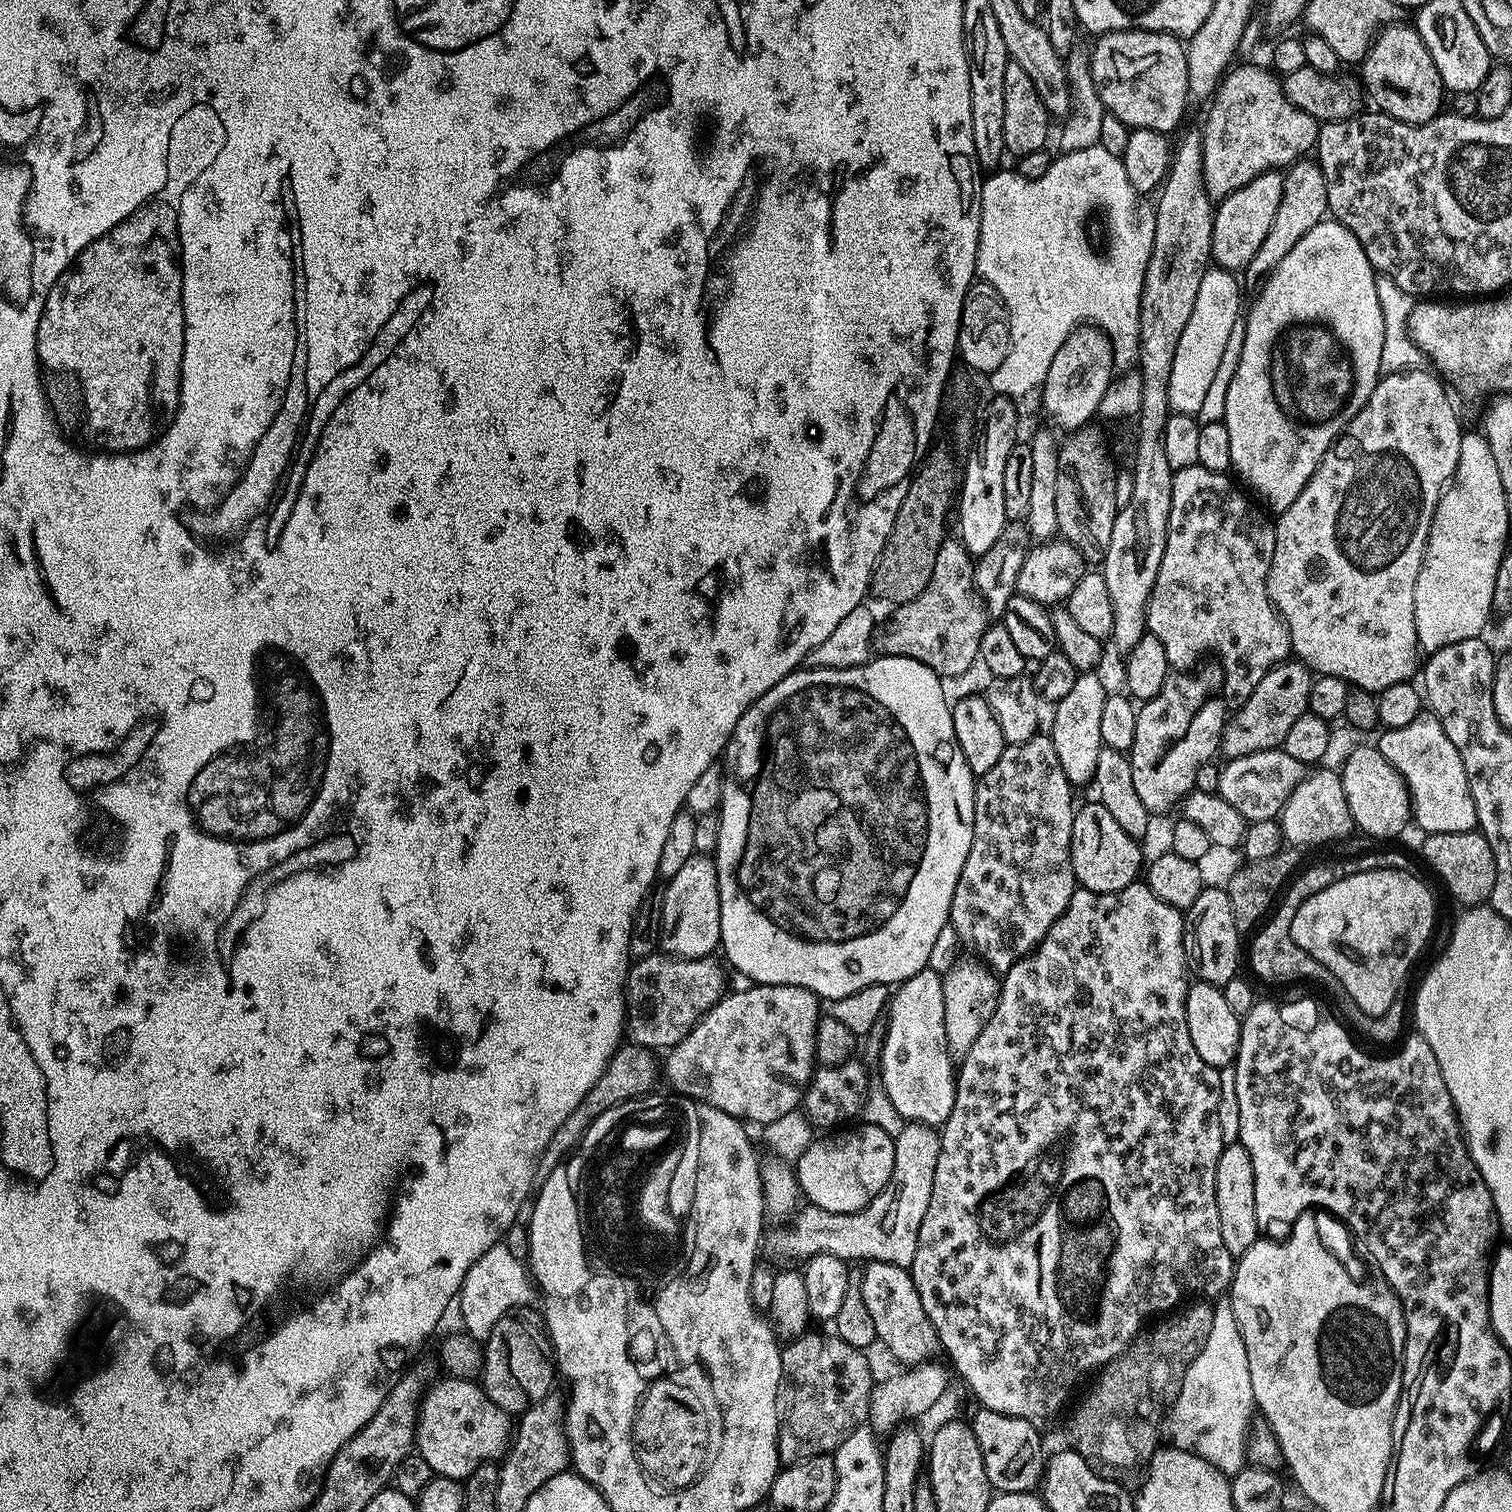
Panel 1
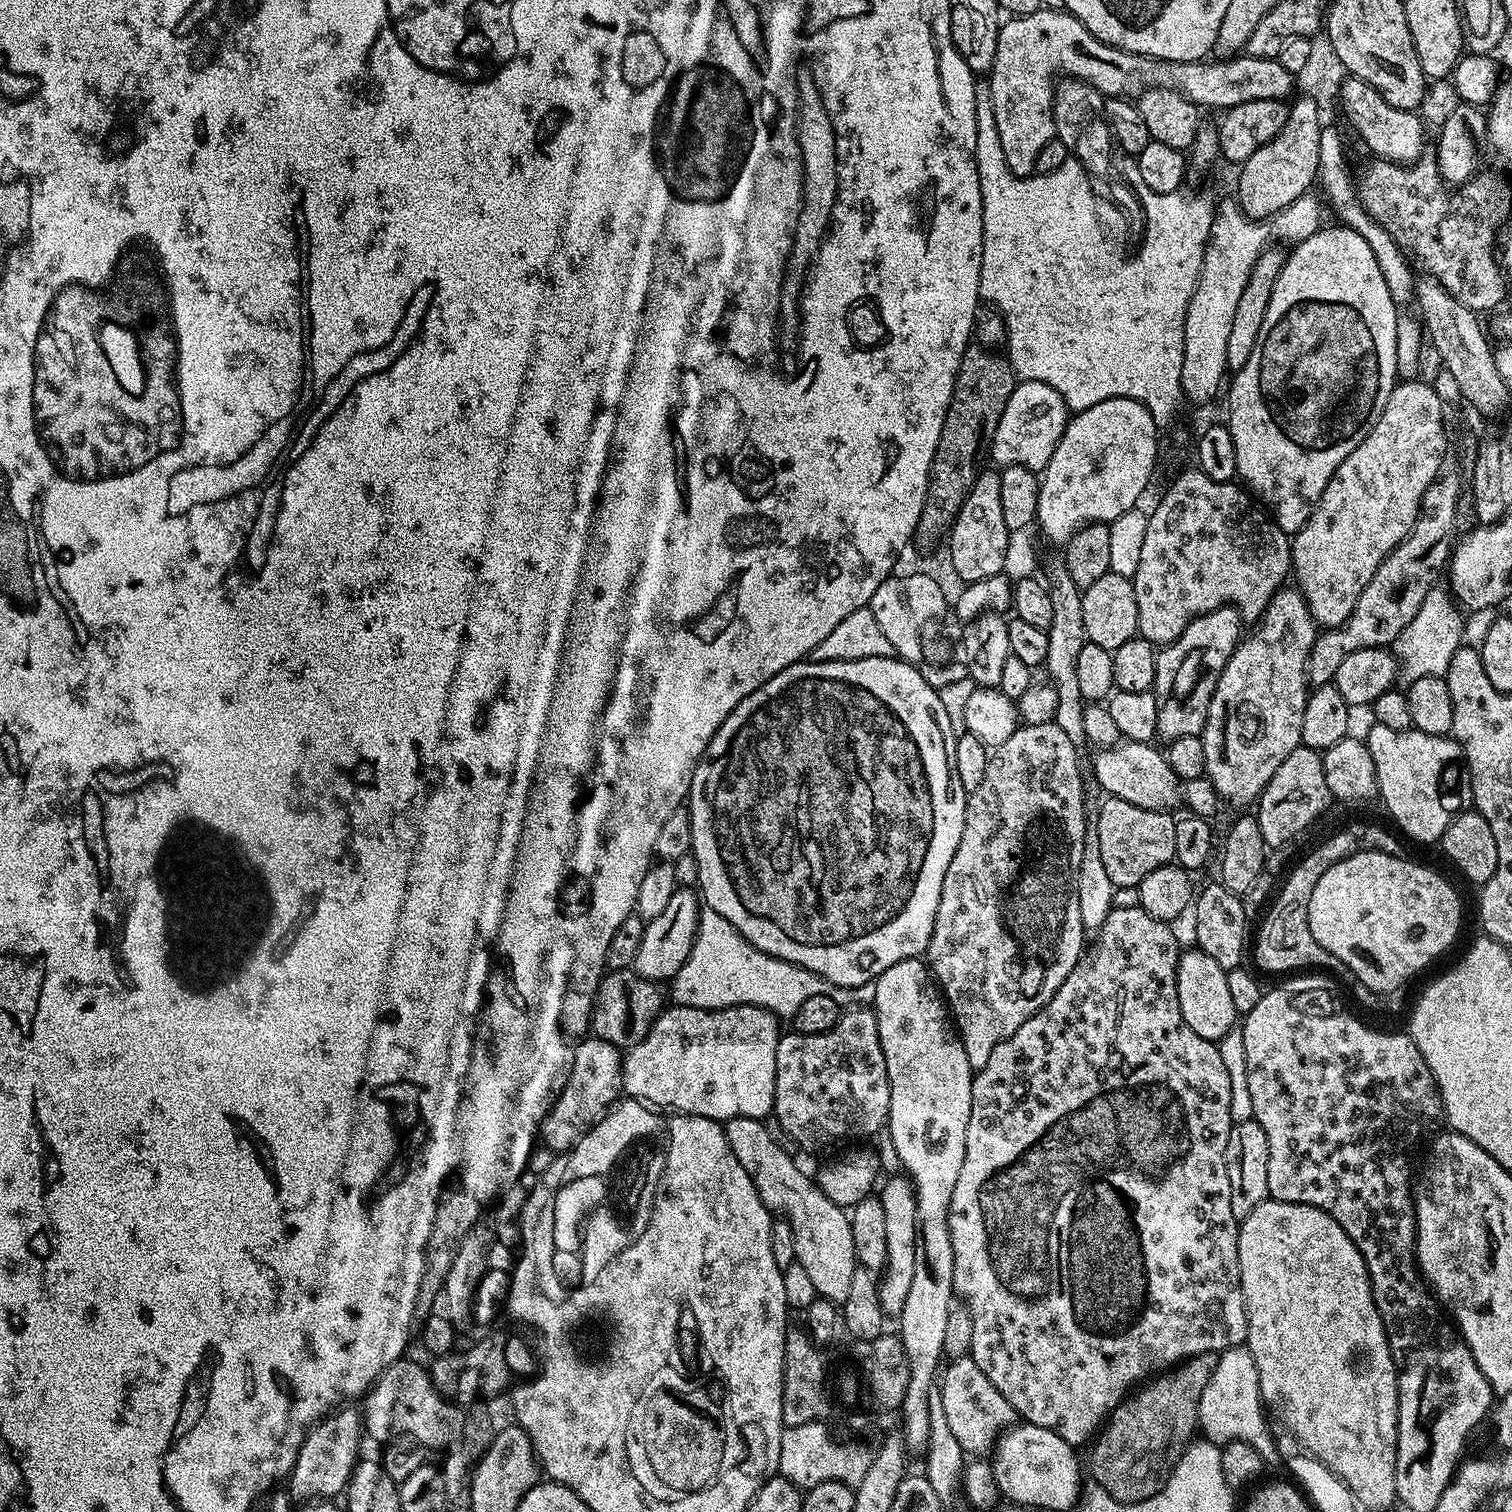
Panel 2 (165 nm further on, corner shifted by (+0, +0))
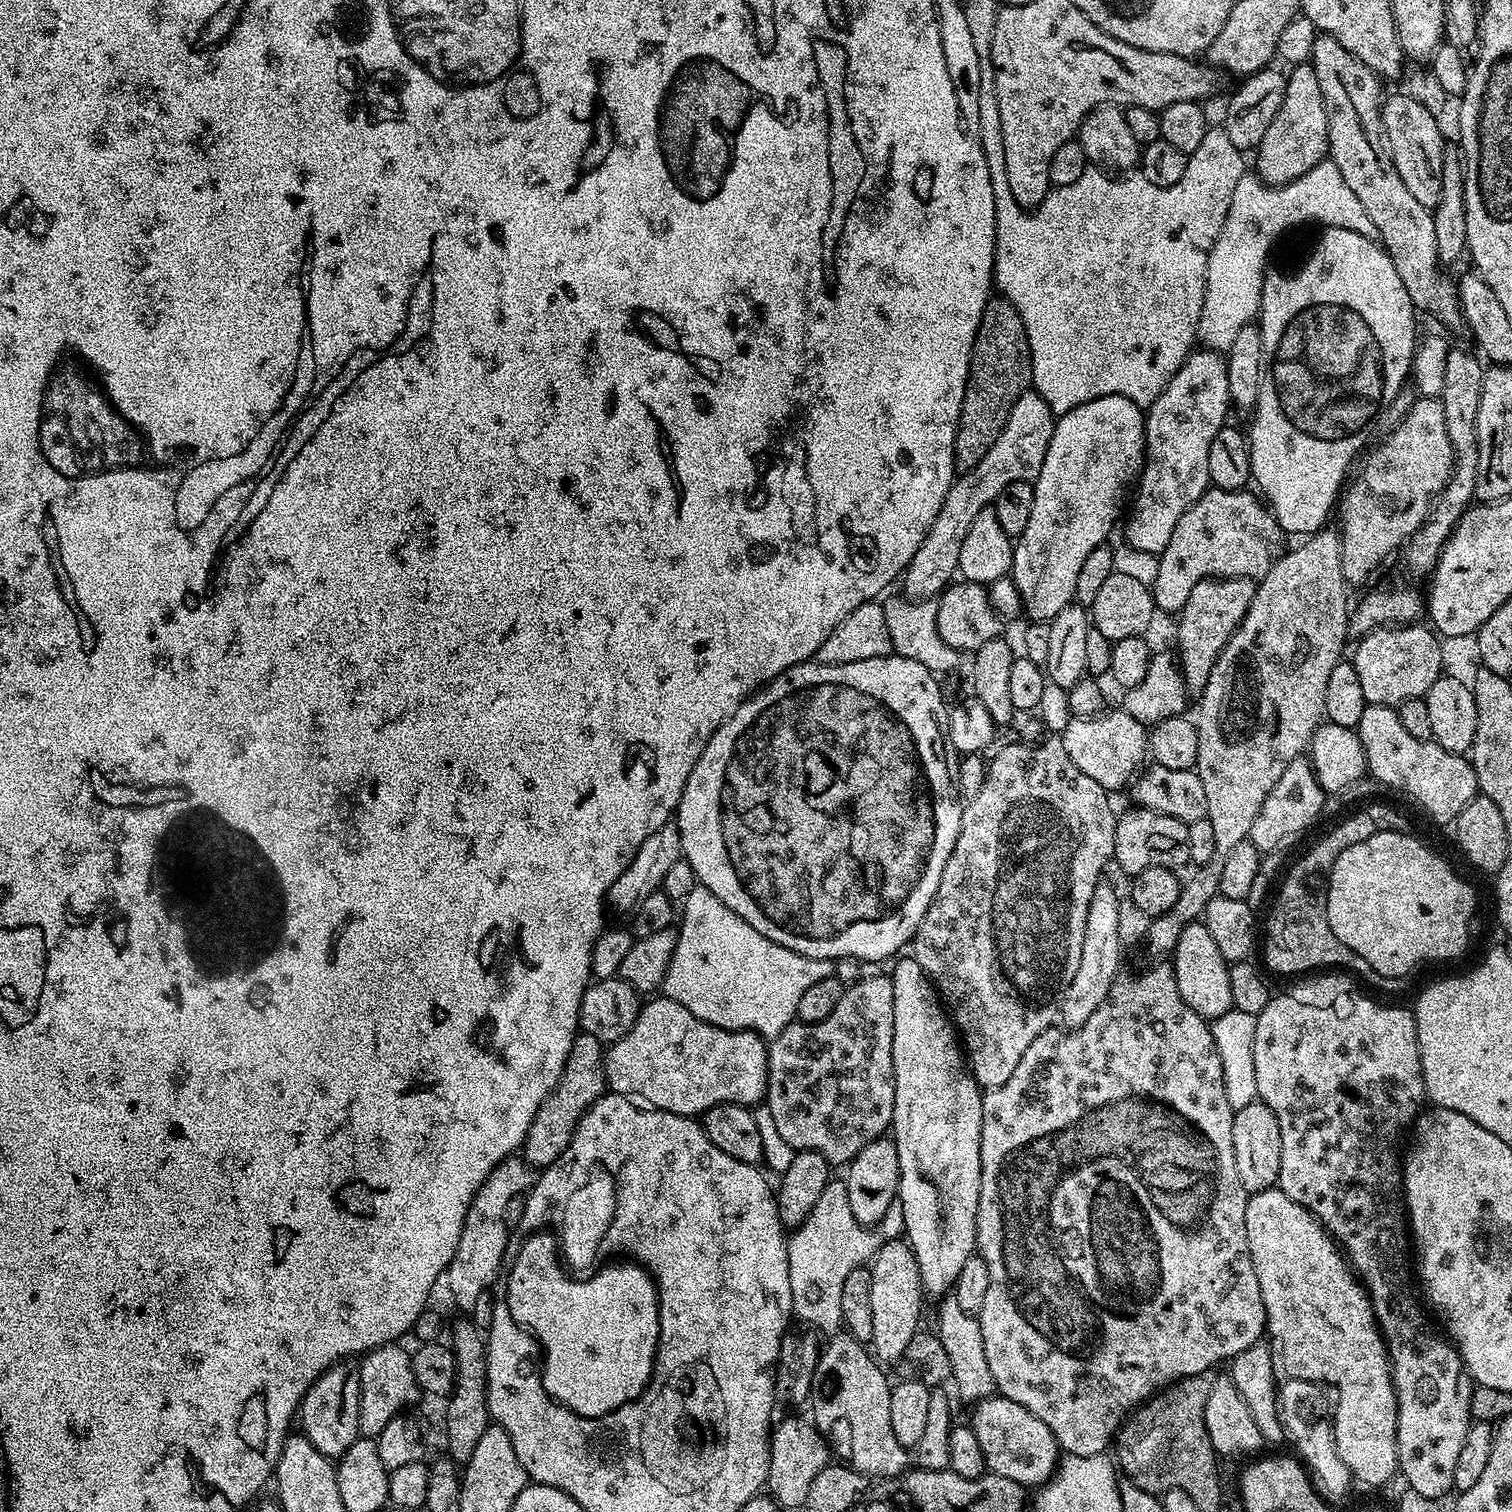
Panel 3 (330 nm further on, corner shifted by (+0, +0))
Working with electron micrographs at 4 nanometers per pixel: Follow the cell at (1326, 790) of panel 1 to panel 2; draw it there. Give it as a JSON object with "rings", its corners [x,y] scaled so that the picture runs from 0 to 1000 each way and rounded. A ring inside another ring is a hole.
{"rings":[[[859,494],[855,495],[851,498],[850,503],[844,505],[841,509],[841,513],[838,520],[836,521],[832,528],[833,535],[829,537],[830,541],[833,544],[835,554],[839,562],[847,561],[849,558],[856,556],[856,553],[862,548],[865,548],[876,536],[878,534],[880,524],[877,519],[877,512],[876,511],[876,501],[871,495]]]}

